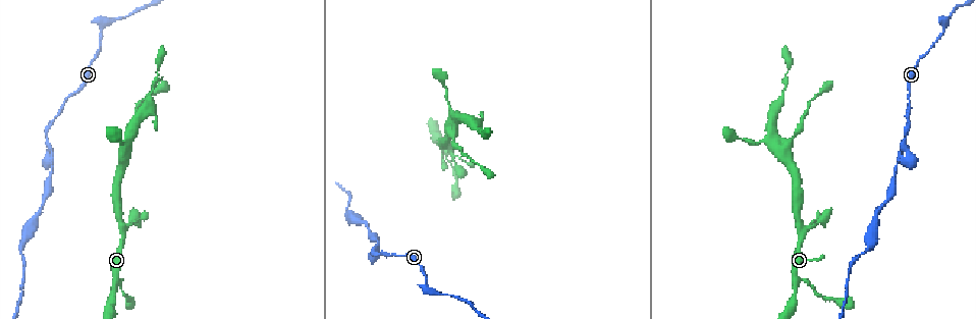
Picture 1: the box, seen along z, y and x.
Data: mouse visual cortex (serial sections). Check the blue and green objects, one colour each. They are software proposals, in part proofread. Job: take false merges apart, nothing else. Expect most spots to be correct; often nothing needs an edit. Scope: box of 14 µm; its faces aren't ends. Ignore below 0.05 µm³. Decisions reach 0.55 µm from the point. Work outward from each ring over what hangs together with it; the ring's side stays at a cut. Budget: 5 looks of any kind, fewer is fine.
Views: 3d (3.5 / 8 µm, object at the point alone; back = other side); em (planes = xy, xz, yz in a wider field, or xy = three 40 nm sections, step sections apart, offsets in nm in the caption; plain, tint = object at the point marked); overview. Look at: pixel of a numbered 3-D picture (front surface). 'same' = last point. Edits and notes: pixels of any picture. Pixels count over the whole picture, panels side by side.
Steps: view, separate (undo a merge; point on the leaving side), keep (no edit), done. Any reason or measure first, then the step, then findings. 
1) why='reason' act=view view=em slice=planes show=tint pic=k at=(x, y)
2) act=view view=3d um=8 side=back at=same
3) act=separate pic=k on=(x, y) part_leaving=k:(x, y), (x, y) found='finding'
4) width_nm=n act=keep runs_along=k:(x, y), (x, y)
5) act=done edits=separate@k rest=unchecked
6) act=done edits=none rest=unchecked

act=view view=3d um=3.5 pic=1 at=(443, 295)

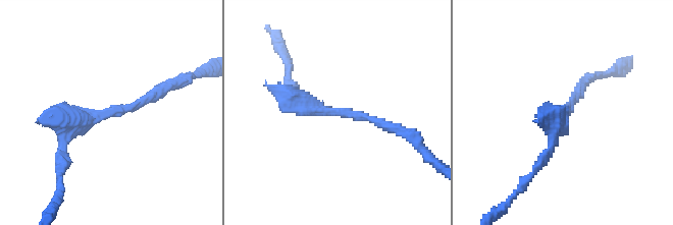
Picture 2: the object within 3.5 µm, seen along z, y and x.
arm_widths_nm=150,200 act=view view=em slice=xy step=3 show=tint pic=2 at=(108, 114)

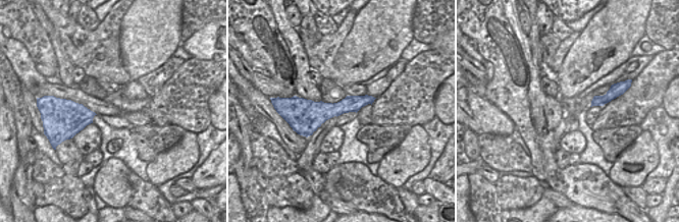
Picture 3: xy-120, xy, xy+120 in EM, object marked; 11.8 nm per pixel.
act=view view=em slice=xy step=5 show=tint at=same

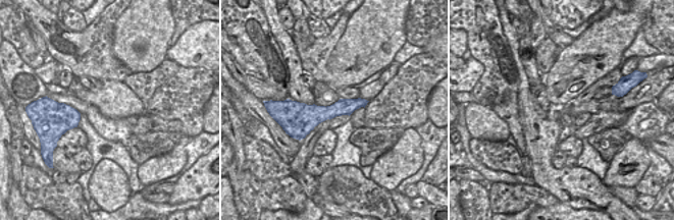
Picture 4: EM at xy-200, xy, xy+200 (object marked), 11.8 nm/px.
act=keep runs_along=2:(62, 149), (72, 120), (132, 108), (166, 86) found='all the same cell'

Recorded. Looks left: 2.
why='a fork' act=view view=3d um=3.5 pic=1 at=(800, 229)

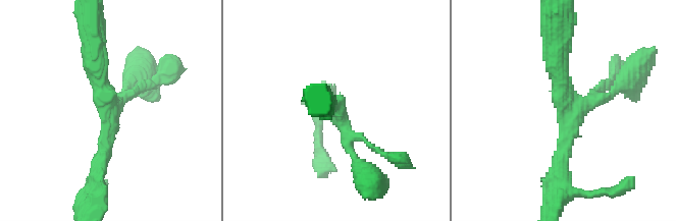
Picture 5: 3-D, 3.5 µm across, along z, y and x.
act=view view=em slice=xy step=2 show=tint pic=5 at=(107, 110)

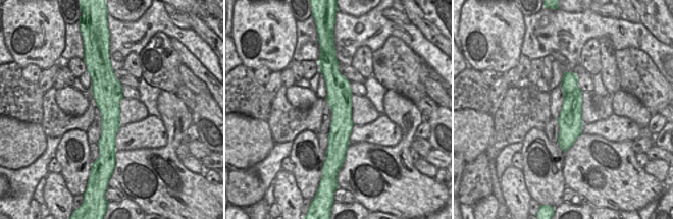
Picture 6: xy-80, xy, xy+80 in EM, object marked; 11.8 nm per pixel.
width_nm=300 act=keep runs_along=6:(332, 62), (343, 150) found='continuous, no second cell'

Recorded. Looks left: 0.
act=done edits=none rest=unchecked

